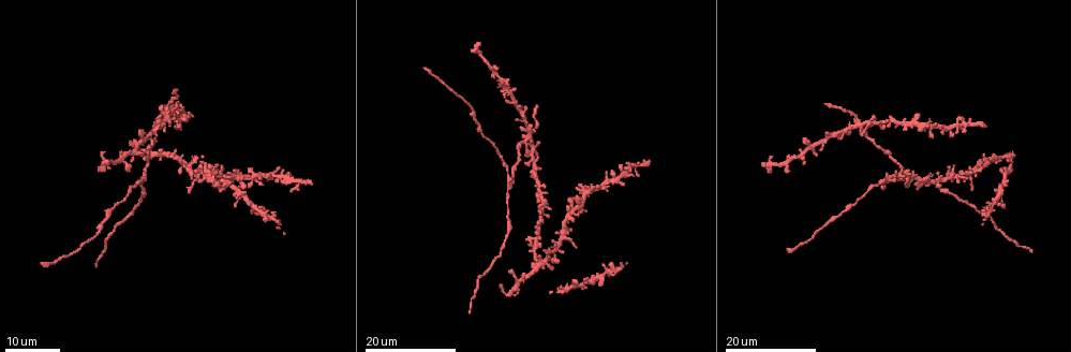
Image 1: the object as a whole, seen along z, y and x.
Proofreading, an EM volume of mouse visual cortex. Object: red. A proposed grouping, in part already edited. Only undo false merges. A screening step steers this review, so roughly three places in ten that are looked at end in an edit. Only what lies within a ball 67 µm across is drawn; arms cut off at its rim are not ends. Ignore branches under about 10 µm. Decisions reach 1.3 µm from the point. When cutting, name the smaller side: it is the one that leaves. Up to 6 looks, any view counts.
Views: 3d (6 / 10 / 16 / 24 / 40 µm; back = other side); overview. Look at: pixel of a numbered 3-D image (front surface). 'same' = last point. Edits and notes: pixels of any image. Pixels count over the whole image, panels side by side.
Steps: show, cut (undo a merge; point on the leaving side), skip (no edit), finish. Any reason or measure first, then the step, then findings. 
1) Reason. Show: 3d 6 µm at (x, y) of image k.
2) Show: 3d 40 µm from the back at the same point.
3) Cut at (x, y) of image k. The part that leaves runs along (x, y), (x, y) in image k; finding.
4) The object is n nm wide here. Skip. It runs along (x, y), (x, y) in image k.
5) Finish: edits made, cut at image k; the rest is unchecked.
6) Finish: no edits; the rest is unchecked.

Four or more arms meet. Show: 3d 24 µm at (546, 261) of image 1.

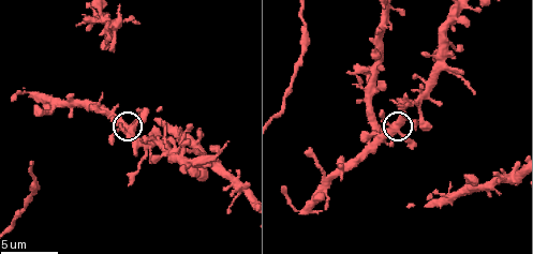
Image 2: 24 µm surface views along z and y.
Closer look. Show: 3d 10 µm at (399, 129) of image 2.

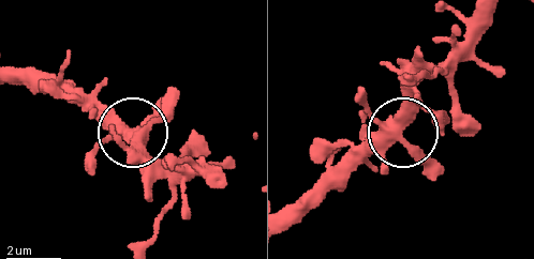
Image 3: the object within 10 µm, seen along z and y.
Show: 3d 6 µm at (400, 134) of image 3.

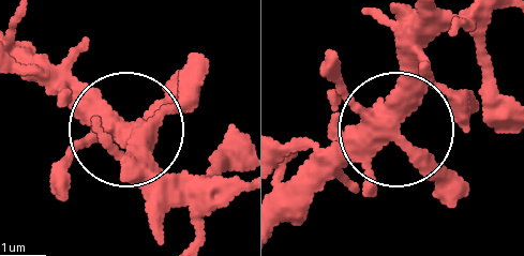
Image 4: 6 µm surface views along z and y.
Skip. All the same cell.

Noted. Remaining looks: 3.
Looks like a crossing. Show: 3d 24 µm at (526, 140) of image 1.

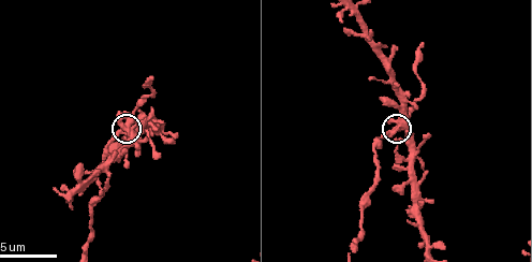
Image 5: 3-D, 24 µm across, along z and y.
Show: 3d 10 µm at (126, 125) of image 5.

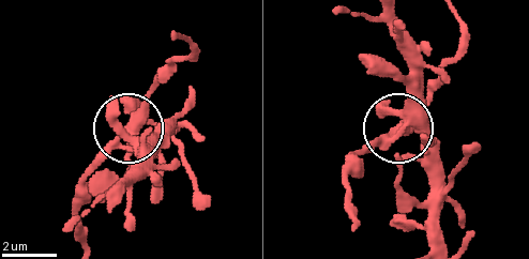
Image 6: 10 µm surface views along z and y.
Show: 3d 10 µm from the back at (129, 125) of image 6.

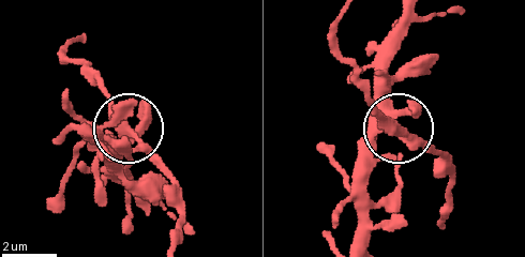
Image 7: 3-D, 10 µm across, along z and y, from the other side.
The object is 410 nm wide here. Skip. It runs along (78, 130), (129, 130), (117, 174) in image 7; all the same cell.

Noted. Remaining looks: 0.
Finish: no edits; the rest is unchecked.

